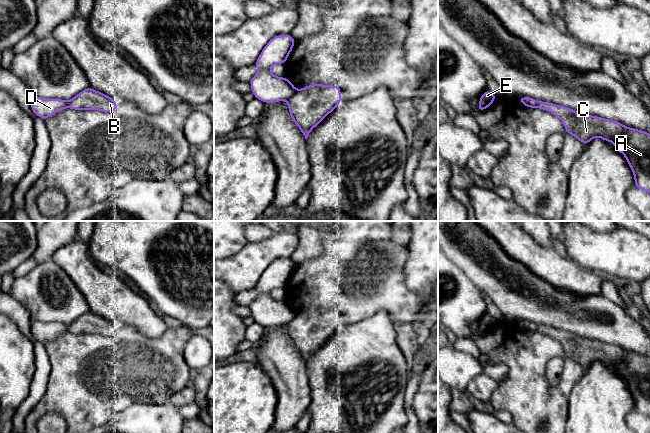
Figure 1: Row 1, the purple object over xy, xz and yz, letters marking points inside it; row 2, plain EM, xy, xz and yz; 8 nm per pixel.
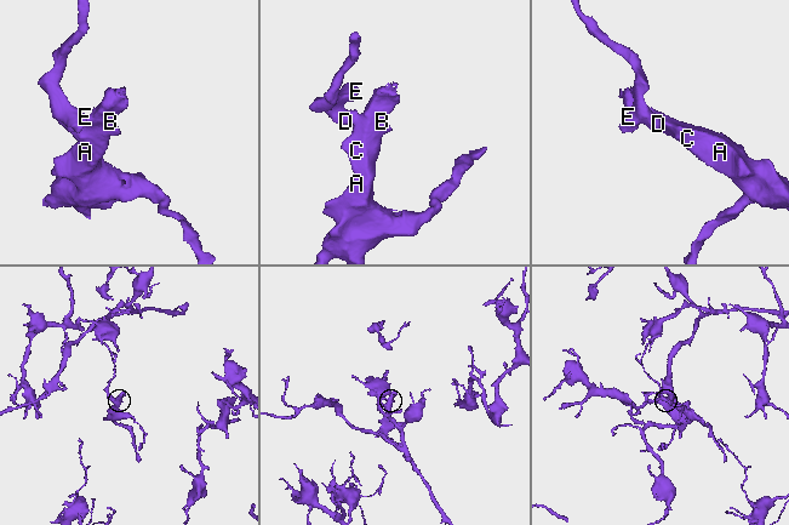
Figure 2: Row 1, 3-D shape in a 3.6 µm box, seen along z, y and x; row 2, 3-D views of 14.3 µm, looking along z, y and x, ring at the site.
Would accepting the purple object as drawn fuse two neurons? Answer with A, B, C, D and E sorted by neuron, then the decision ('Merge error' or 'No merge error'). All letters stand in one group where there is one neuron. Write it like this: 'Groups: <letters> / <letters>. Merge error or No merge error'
Groups: A B C / D E. Merge error

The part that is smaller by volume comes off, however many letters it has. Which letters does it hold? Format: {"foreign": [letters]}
{"foreign": ["A", "B", "C"]}

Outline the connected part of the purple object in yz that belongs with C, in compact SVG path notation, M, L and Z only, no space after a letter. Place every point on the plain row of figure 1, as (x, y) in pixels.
M537 325L537 332L558 340L566 356L573 359L584 369L587 369L594 361L602 362L606 366L613 366L616 374L622 377L627 383L634 398L635 411L650 417L650 357L627 351L615 344L583 338L571 332L550 326Z

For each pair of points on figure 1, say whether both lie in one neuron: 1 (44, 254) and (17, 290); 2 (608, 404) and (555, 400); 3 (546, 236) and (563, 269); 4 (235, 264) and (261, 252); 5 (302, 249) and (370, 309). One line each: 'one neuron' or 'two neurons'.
1: two neurons
2: two neurons
3: two neurons
4: one neuron
5: two neurons

